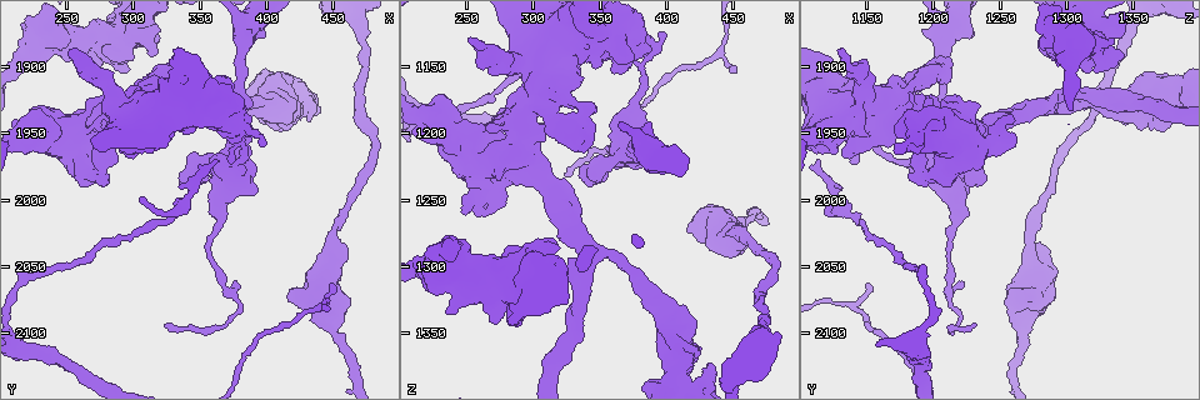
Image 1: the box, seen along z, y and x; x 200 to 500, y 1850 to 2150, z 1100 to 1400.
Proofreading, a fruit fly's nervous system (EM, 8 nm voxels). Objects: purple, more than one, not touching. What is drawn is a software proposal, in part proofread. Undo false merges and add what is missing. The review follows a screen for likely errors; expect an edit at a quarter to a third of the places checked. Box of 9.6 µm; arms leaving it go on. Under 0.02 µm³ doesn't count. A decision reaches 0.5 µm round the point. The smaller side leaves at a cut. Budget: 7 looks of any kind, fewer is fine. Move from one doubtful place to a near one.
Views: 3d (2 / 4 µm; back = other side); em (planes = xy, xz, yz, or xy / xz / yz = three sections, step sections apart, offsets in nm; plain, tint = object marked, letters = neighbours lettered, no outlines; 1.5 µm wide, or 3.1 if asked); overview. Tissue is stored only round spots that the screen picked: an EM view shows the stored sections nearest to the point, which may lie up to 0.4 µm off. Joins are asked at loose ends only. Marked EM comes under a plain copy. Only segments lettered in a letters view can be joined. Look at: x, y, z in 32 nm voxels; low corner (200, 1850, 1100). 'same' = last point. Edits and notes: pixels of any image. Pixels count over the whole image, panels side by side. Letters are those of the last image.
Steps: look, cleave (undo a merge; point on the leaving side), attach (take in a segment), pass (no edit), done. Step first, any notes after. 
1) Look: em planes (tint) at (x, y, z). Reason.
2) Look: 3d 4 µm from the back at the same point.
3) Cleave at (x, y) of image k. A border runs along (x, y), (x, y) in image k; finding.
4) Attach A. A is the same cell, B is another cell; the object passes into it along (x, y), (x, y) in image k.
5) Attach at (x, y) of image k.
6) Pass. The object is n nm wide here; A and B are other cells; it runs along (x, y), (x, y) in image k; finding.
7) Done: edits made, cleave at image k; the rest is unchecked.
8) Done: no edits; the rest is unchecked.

Look: 3d 4 µm at (358, 2042, 1212). A narrow waist.

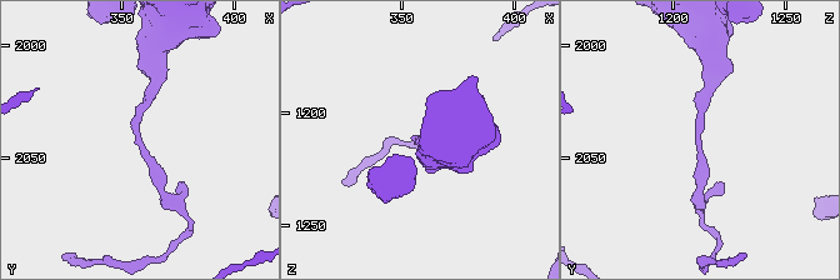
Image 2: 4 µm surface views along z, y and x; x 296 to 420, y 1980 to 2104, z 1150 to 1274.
Look: em xy step 4 (tint) at (356, 2042, 1212). Need the tissue.

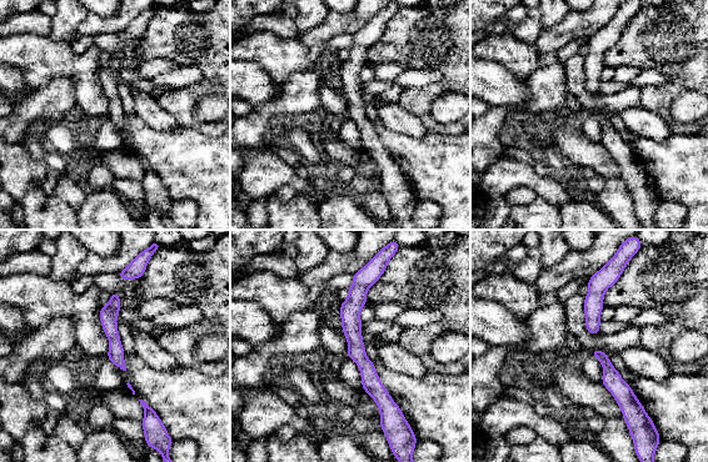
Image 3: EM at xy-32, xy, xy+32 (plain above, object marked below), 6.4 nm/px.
Look: em planes (letters) at the same point. Cut it another way.

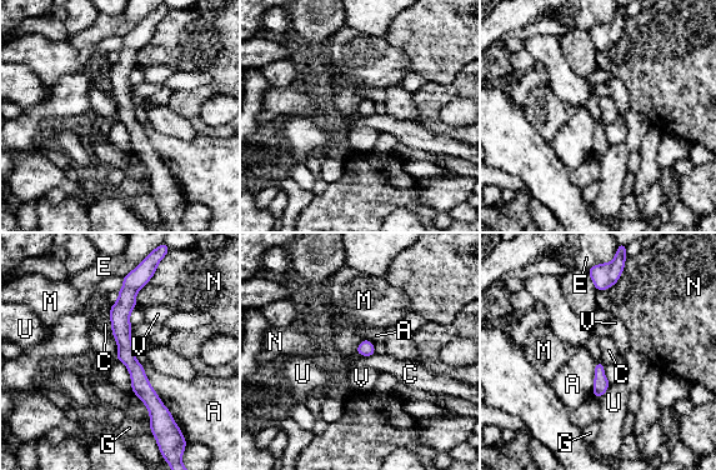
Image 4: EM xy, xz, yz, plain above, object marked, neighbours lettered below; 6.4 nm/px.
Pass. The longest contact is with A, 420 nm; A, C, E, G, M, N, U and V are other cells; a border runs along (113, 304), (110, 308), (111, 334) in image 4; continuous, no second neuron.

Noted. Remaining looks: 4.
Look: em xy step 4 (letters) at (306, 1998, 1120). An open end.

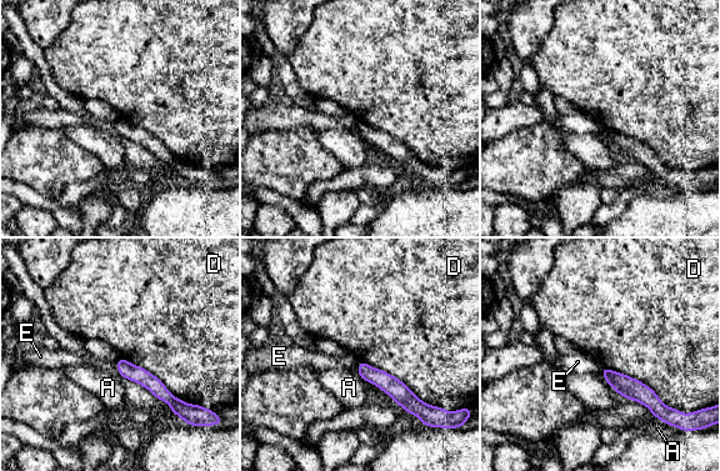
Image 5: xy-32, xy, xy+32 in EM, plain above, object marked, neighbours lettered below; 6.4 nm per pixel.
Pass. A, D and E are other cells; a border runs along (120, 356), (198, 405) in image 5; no lettered segment goes on from it.

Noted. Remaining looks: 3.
Look: em planes (tint) at (446, 2090, 1268). Sudden change in width.

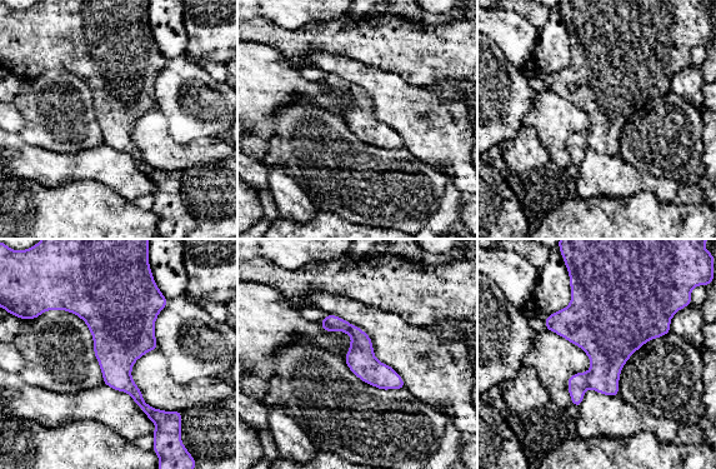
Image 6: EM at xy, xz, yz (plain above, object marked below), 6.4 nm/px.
Look: em planes (letters) at the same point. What lies round it.

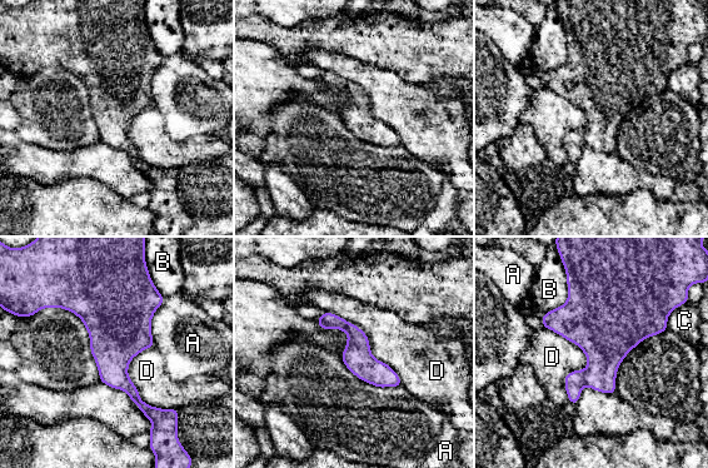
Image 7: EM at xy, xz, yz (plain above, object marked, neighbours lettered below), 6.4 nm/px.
Pass. The object is 360 nm wide here; A, B, C and D are other cells; a border runs along (544, 327), (587, 359), (568, 399) in image 7; continuous, no second neuron.

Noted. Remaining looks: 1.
Done: no edits; the rest is unchecked.

